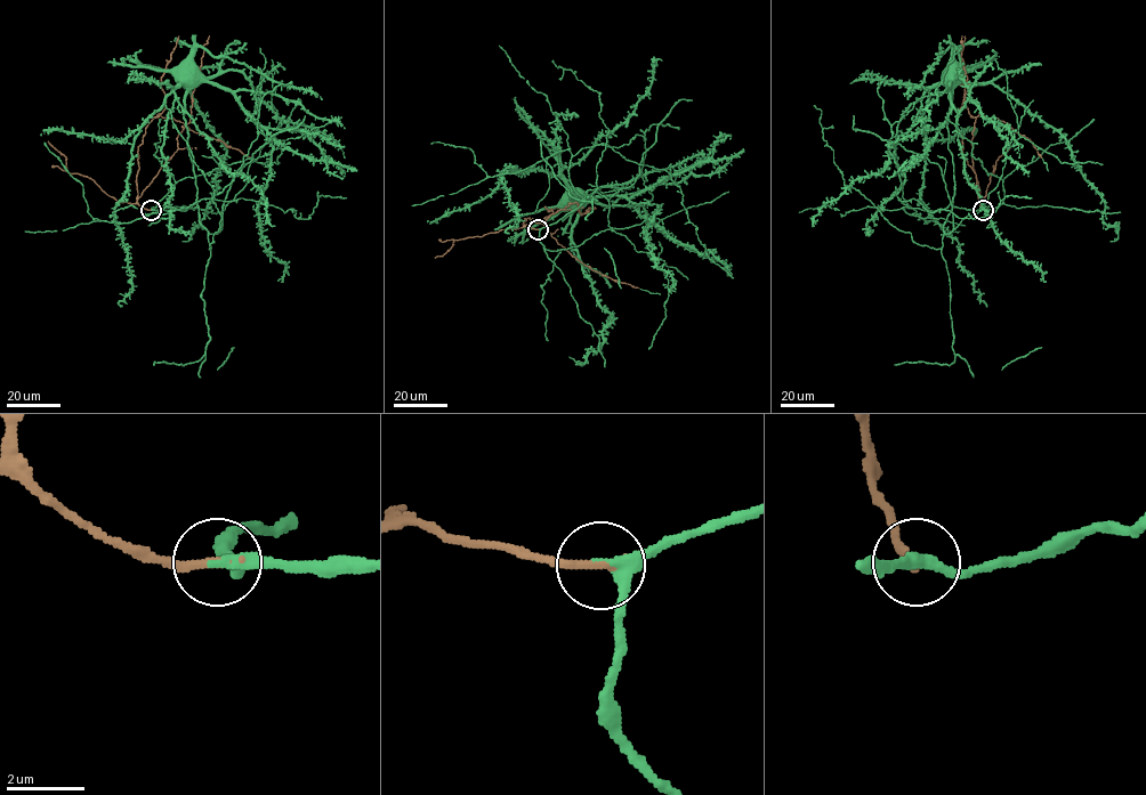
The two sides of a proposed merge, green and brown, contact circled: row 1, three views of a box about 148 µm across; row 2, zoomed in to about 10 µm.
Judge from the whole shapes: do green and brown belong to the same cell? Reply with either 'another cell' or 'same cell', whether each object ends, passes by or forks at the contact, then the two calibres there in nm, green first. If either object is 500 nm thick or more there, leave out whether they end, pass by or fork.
same cell; green passes by; brown ends; calibres 280 and 260 nm

